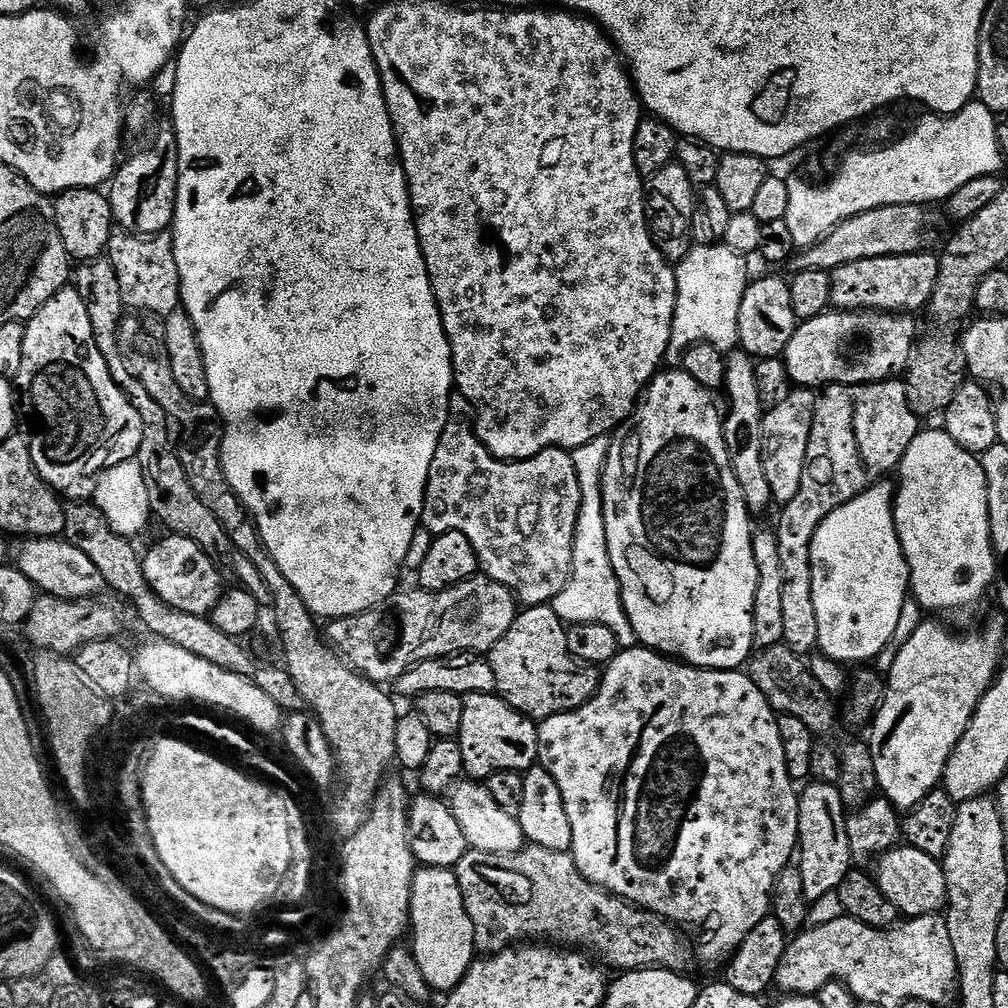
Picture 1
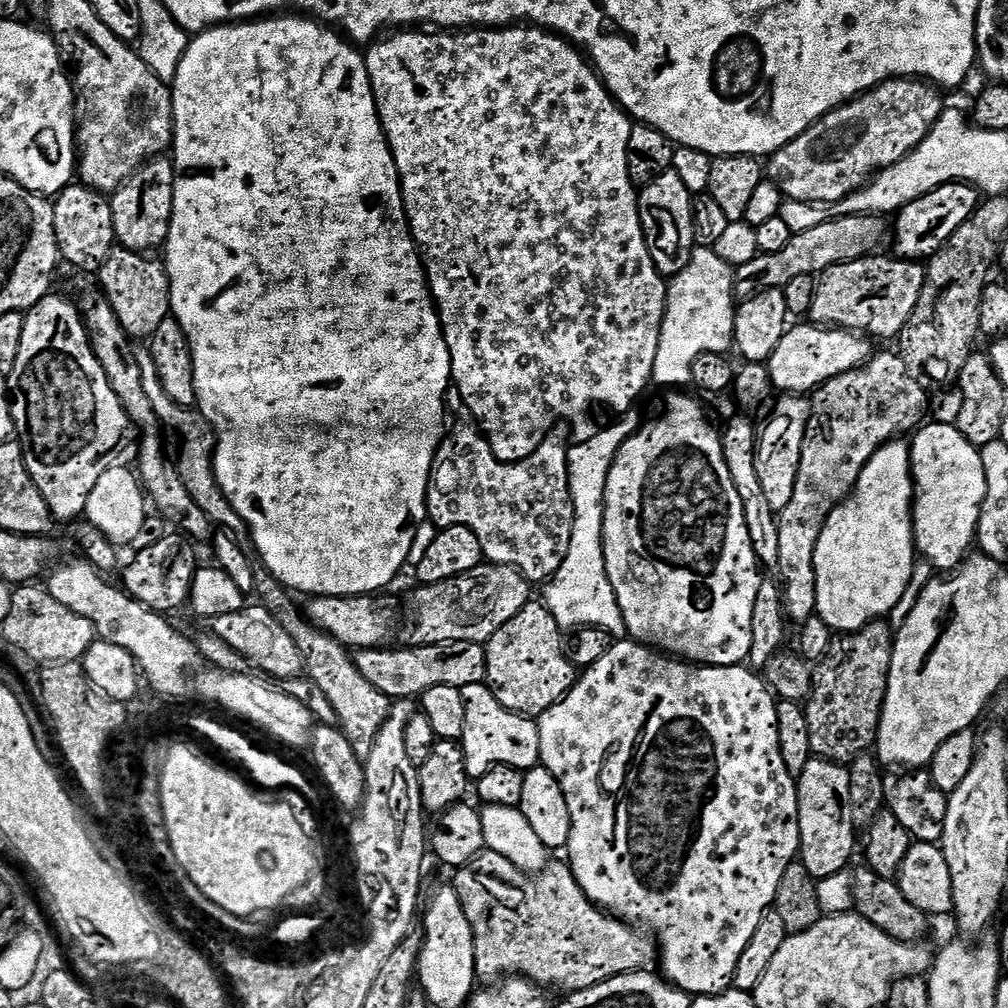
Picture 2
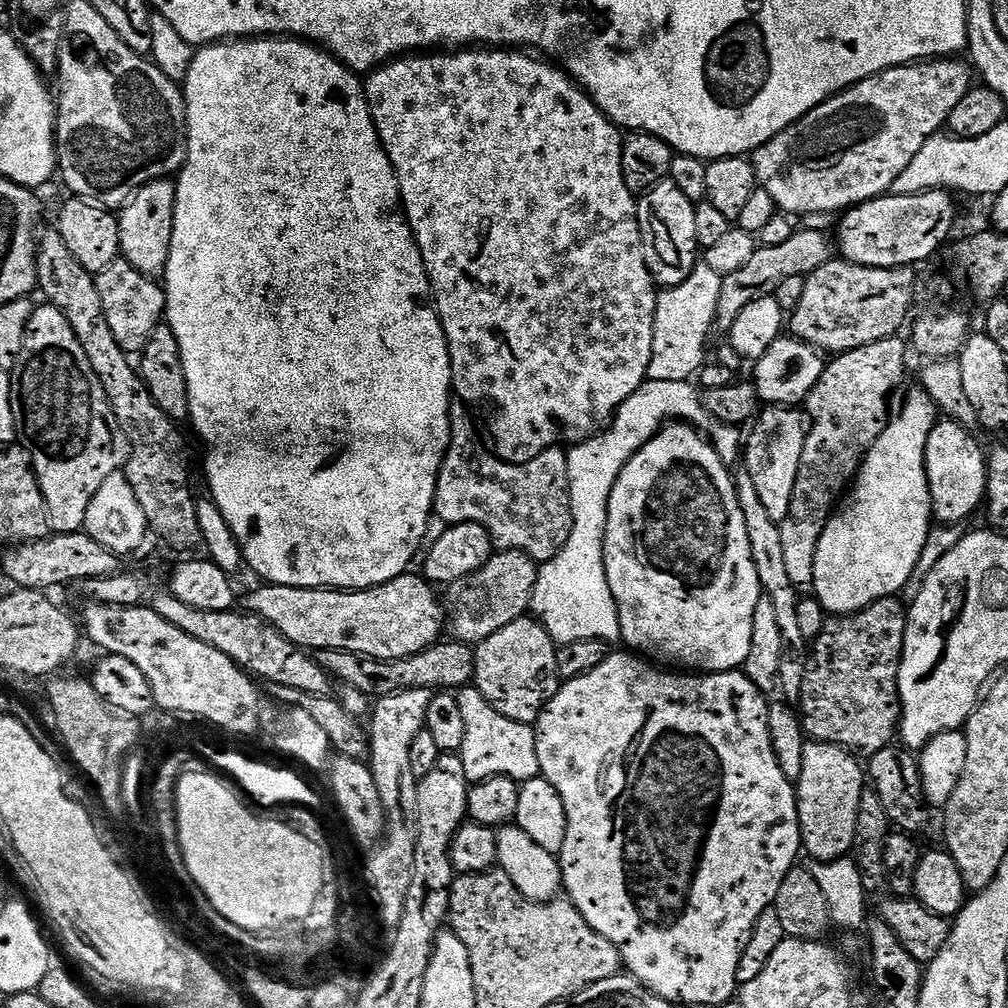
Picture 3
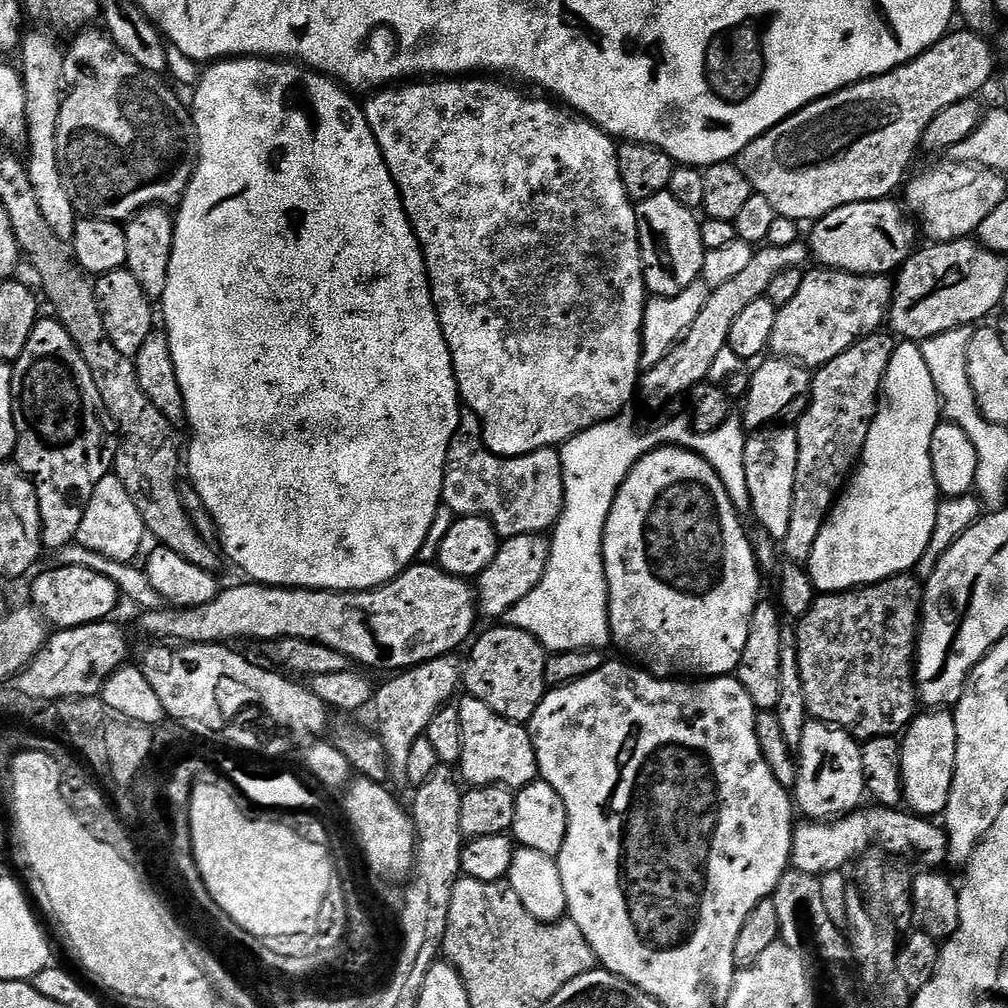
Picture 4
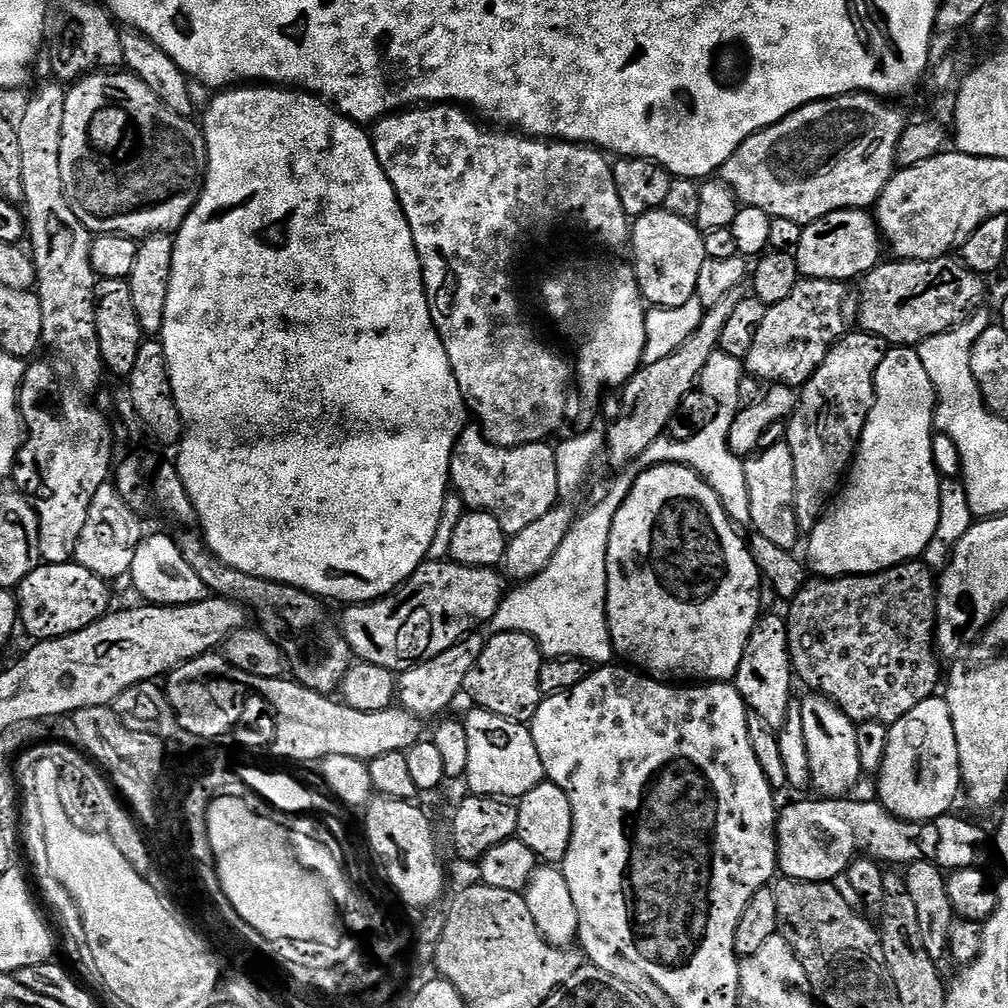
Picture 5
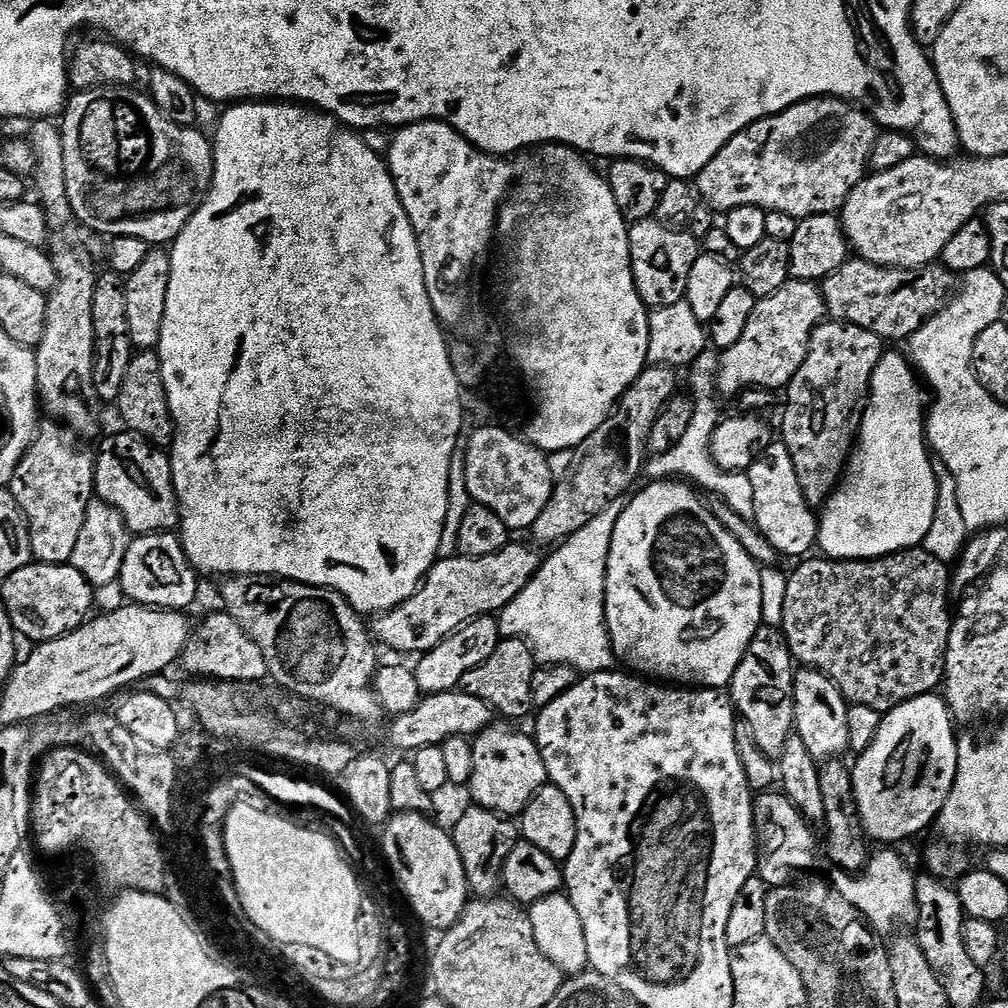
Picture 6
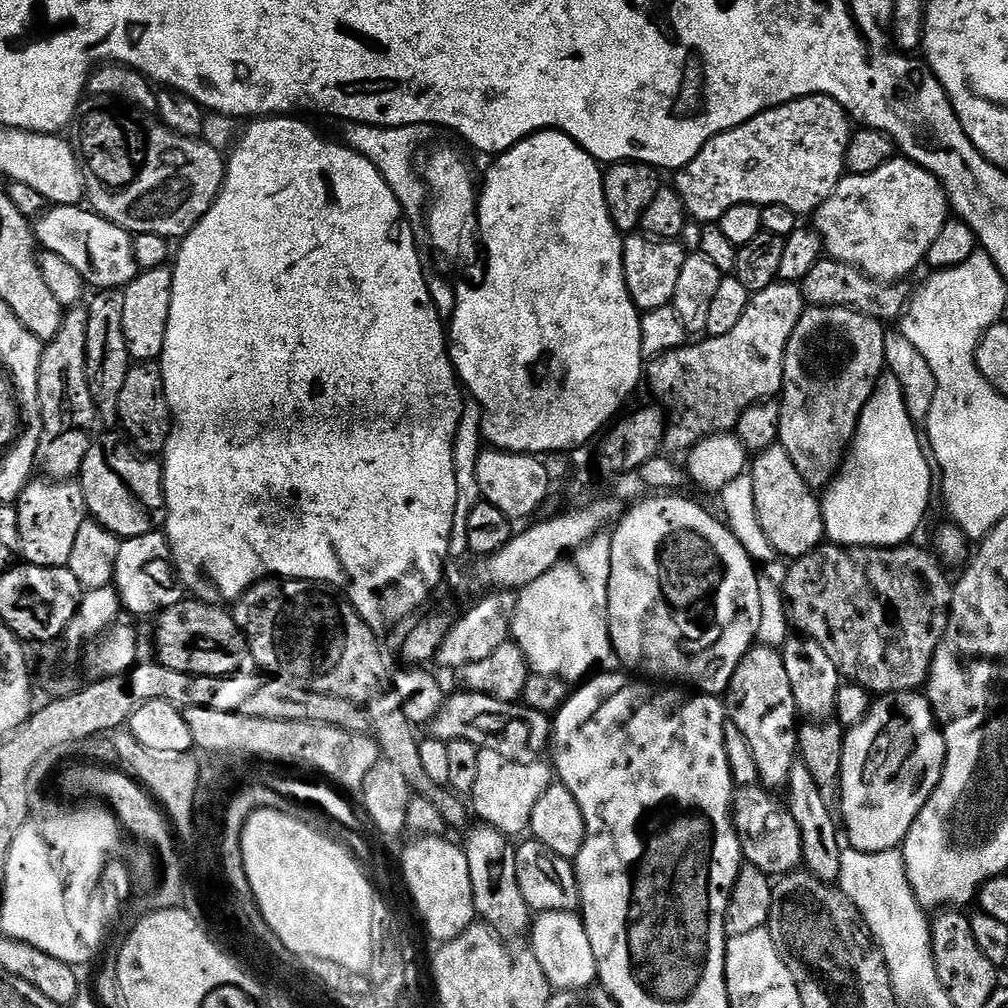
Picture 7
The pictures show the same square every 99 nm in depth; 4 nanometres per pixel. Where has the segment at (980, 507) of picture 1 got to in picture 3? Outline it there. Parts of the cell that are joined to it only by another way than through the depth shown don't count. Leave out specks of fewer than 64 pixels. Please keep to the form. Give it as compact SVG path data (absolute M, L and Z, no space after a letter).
M947 418L937 419L926 438L926 454L924 465L928 471L928 485L932 495L932 515L941 525L957 525L962 522L976 507L983 505L988 490L988 466L986 463L985 449L980 449L980 444L971 436L965 425Z

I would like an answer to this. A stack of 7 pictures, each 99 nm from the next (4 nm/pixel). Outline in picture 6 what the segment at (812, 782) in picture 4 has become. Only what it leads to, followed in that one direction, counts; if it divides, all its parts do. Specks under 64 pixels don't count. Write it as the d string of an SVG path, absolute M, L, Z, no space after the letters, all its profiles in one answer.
M801 667L795 673L794 714L796 715L795 735L806 742L806 750L814 754L817 762L827 762L843 757L849 751L846 718L849 703L838 690L836 683L816 668Z

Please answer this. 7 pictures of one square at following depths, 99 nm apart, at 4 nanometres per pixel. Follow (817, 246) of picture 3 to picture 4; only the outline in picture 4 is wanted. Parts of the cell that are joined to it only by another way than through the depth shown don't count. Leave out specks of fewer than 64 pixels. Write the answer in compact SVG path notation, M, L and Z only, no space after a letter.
M797 242L790 246L760 246L753 251L750 262L743 271L725 282L722 286L711 289L706 298L706 306L702 306L698 318L694 318L694 326L690 326L690 330L682 337L680 343L668 353L666 358L662 358L662 362L658 362L653 368L647 369L643 373L642 379L638 385L639 391L644 392L644 400L648 404L664 404L667 400L672 400L675 396L691 393L692 389L698 384L705 383L709 379L708 376L712 372L712 367L716 364L716 359L720 355L725 355L728 347L728 339L730 338L730 326L734 326L734 318L738 318L738 314L742 314L742 310L746 310L746 306L750 306L750 302L767 297L770 282L774 280L774 274L778 274L782 270L790 270L791 268L804 268L810 260L810 248L807 243Z

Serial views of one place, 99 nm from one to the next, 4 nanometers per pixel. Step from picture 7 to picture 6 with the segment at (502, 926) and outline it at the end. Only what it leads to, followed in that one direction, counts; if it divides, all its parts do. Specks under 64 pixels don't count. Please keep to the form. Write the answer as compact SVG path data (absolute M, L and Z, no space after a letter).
M473 806L459 819L450 835L454 846L458 846L458 855L466 870L469 893L476 898L495 897L502 888L506 858L510 858L510 850L514 850L514 846L522 840L519 823L498 812Z

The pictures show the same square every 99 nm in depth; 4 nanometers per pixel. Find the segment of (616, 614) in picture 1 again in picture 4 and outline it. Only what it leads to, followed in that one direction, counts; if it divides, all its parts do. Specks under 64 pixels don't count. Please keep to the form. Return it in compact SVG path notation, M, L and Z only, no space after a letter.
M621 414L590 426L590 430L582 430L582 434L564 443L559 449L564 471L564 509L550 536L552 549L546 574L542 574L542 582L538 582L518 606L502 617L507 627L526 630L549 653L583 648L604 650L612 644L612 631L608 625L608 583L604 573L606 518L616 491L647 452L675 446L700 453L706 462L710 462L722 486L726 486L737 513L744 514L751 509L750 489L746 486L746 429L743 423L729 418L724 424L707 430L696 428L692 428L684 416L672 416L639 432L628 414Z

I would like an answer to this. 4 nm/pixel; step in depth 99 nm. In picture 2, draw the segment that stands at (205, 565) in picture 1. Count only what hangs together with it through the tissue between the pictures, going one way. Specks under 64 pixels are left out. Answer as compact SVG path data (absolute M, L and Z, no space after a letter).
M180 534L164 536L148 544L128 564L122 587L129 596L161 614L172 614L175 608L189 603L194 574L198 567L193 541Z

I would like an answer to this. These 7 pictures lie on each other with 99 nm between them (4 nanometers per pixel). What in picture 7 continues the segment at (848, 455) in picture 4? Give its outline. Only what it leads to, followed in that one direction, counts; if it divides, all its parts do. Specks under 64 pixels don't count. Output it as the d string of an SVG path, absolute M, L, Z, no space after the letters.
M808 306L790 338L778 444L790 454L798 474L813 490L827 488L844 465L862 410L886 372L885 333L881 321L852 308Z

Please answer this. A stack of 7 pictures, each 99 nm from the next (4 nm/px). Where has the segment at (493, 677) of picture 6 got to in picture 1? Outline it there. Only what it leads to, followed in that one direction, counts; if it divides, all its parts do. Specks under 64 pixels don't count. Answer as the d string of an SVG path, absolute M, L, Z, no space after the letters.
M548 604L525 607L517 615L510 630L487 653L487 657L494 670L496 692L511 708L537 722L559 712L581 708L600 688L601 669L590 662L582 662L582 658L574 658L574 654L570 654L570 646L566 646L566 625Z

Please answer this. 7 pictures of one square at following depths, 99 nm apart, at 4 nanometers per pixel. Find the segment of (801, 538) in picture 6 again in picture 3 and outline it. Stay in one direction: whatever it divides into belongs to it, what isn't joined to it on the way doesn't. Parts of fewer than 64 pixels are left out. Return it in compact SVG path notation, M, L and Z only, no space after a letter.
M768 406L755 417L751 428L752 433L749 436L747 433L742 448L742 468L753 479L770 518L779 522L790 514L790 498L794 495L794 482L798 482L798 466L802 462L806 416L796 406Z

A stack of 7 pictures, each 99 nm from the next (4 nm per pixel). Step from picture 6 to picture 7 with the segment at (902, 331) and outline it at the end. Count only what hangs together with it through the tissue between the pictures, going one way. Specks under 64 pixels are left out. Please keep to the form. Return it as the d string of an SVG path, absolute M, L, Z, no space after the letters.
M821 258L810 270L810 274L806 274L806 278L799 281L799 286L809 305L817 308L852 308L856 312L861 312L863 316L869 316L881 322L899 321L910 299L910 292L900 288L904 286L899 283L872 280L854 266L831 258Z

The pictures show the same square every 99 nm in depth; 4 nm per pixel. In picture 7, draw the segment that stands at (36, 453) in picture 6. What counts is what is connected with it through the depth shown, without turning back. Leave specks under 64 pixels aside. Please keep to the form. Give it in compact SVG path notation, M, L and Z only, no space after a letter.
M29 479L14 507L18 518L20 551L23 563L43 568L66 568L70 553L74 551L74 541L82 522L89 519L86 498L79 483L72 480Z

